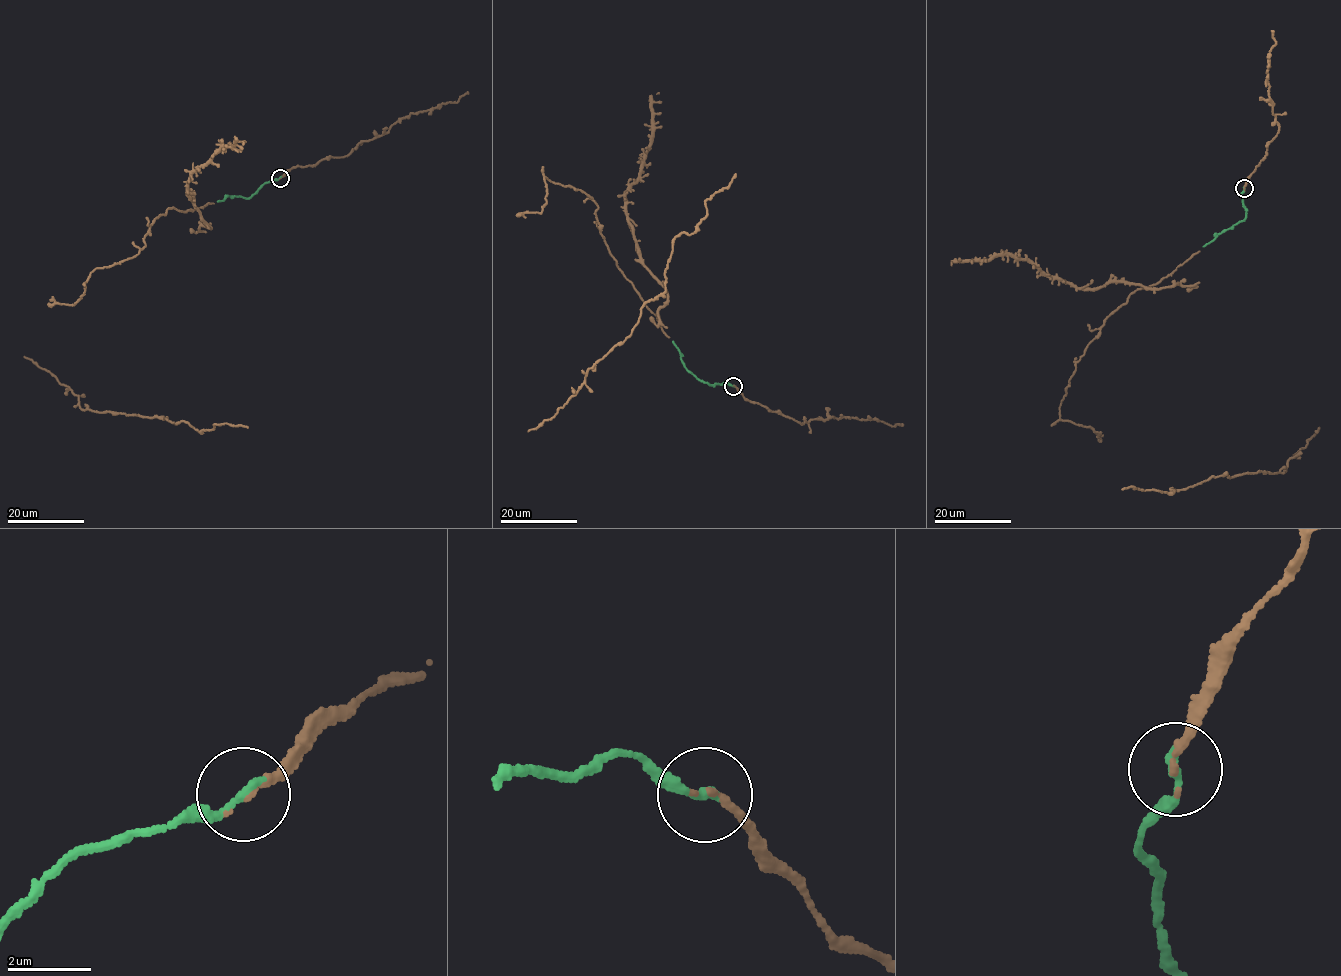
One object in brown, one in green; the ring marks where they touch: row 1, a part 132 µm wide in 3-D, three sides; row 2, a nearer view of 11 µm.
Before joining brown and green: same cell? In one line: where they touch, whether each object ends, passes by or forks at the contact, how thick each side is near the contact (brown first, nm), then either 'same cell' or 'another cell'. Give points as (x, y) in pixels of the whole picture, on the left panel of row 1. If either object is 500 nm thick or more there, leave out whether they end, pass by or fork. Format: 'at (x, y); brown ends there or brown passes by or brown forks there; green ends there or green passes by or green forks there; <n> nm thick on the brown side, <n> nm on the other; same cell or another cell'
at (280, 178); brown ends there; green ends there; 140 nm thick on the brown side, 240 nm on the other; same cell

